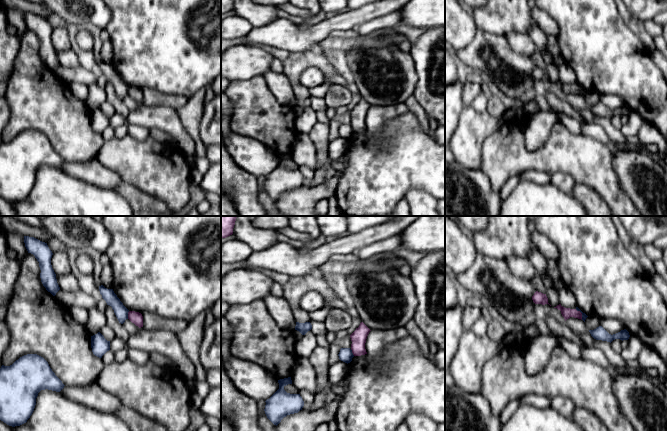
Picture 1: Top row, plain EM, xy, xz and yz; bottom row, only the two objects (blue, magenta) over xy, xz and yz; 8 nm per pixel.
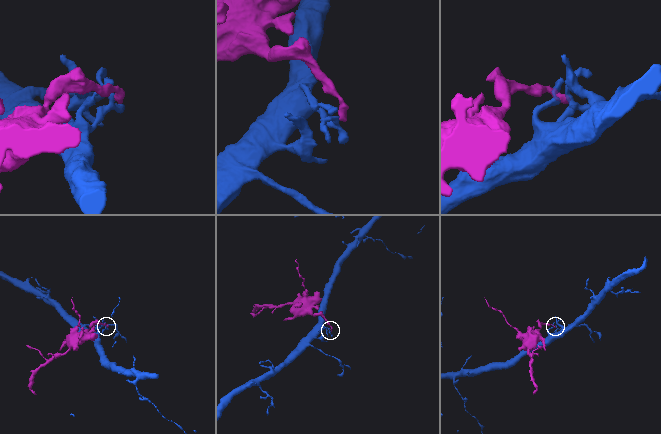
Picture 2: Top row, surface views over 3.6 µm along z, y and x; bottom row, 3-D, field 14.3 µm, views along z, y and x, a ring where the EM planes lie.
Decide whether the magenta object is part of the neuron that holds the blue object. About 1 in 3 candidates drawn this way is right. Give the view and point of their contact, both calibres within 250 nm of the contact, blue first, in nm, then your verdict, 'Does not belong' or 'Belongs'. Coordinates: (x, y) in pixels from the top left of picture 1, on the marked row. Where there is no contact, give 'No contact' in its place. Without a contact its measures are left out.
Touches blue at xy (127, 315). Thickness 110 nm (blue) against 100 nm. Does not belong

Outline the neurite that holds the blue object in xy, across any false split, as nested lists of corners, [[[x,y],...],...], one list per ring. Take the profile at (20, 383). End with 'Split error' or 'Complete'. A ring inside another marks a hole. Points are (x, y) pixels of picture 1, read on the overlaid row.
[[[37,354],[20,357],[10,366],[0,368],[0,420],[20,426],[32,415],[41,390],[60,392],[62,381],[48,362]]]. Complete

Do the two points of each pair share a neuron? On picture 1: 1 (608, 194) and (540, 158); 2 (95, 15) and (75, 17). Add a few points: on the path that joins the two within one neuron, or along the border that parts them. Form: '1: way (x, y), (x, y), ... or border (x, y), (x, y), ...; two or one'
1: way (593, 177), (574, 158), (557, 158); one
2: way (90, 15), (80, 16); one

